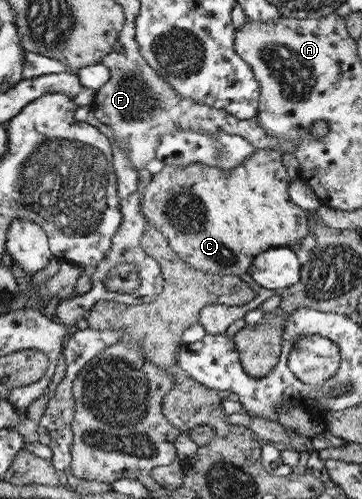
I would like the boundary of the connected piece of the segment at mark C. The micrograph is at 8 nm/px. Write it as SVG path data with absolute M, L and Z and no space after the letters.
M255 149L249 158L232 170L208 167L204 163L182 165L165 165L161 172L152 175L145 186L142 186L144 201L141 212L148 223L152 223L168 242L170 250L179 256L188 266L210 274L236 276L247 282L254 290L254 298L245 305L207 304L200 310L199 323L210 334L222 334L236 320L244 318L250 310L258 309L268 298L280 292L262 288L251 277L251 265L256 257L266 250L277 247L289 247L296 240L304 240L309 234L306 228L307 214L290 202L288 196L288 172L282 164L280 151Z

